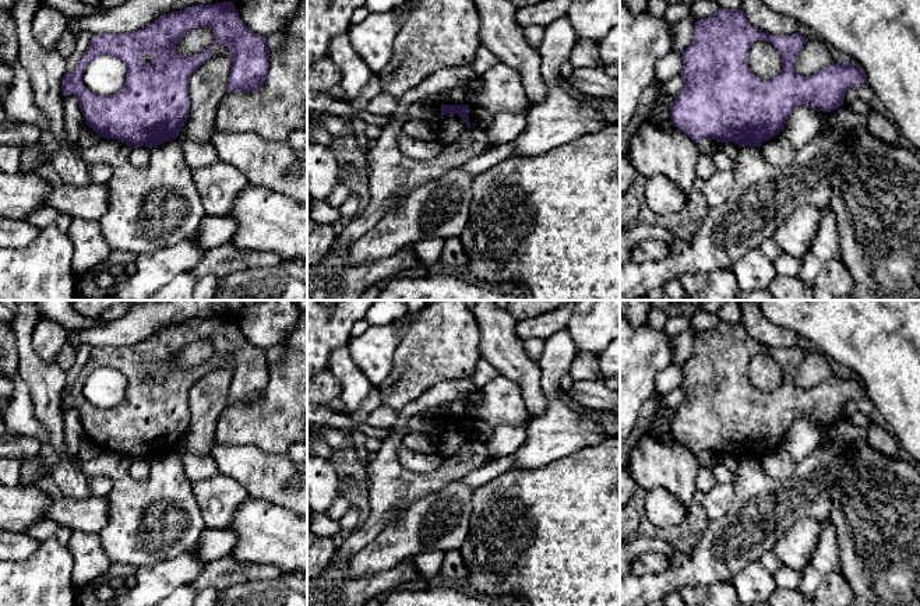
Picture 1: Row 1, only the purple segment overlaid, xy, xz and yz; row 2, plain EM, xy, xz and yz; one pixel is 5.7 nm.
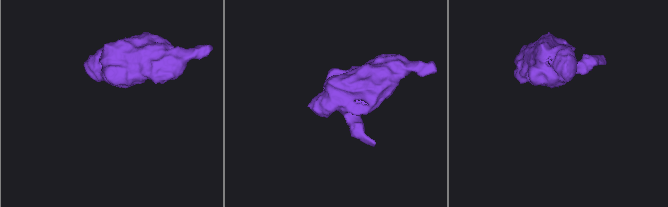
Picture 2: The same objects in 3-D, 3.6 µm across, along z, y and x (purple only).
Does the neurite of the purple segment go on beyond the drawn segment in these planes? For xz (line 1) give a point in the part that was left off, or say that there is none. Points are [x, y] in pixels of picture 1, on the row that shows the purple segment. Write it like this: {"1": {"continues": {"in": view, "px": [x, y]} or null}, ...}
{"1": {"continues": null}}

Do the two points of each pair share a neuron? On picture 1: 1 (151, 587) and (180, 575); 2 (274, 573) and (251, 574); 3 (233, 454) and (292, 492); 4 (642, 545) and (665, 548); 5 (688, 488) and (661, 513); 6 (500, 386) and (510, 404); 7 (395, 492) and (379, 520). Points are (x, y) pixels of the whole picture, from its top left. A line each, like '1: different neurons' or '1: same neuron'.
1: same neuron
2: same neuron
3: same neuron
4: same neuron
5: different neurons
6: same neuron
7: same neuron

